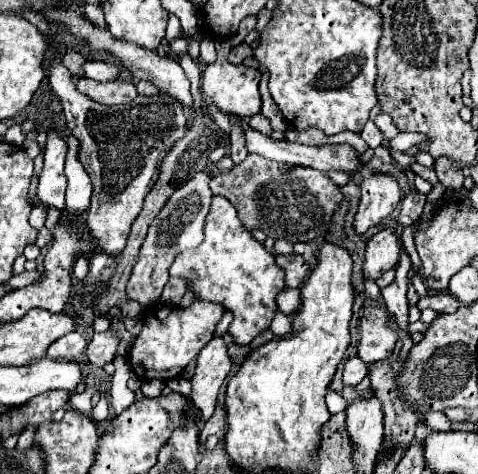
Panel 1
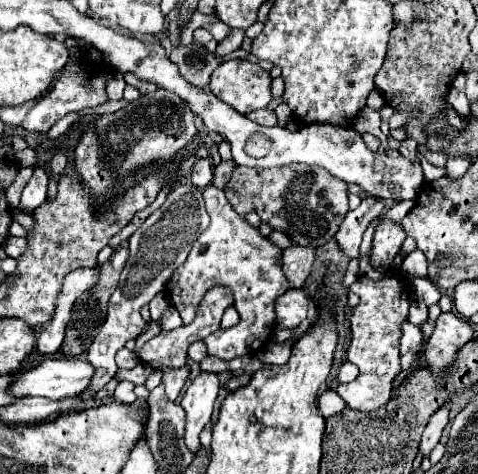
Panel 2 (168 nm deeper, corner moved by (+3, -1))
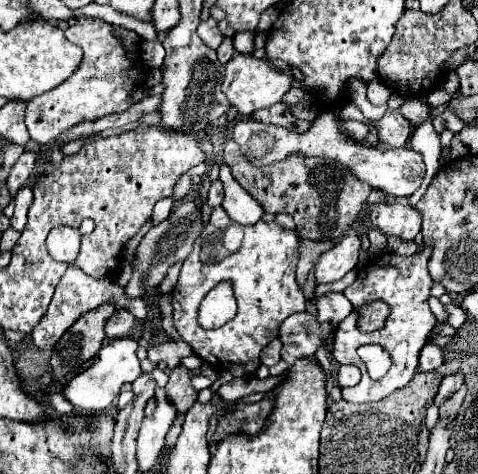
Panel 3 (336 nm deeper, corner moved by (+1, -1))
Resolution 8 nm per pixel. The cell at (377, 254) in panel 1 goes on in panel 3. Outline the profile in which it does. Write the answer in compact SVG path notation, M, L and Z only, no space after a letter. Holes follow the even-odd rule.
M379 203L371 205L369 223L383 231L385 237L399 237L403 241L413 241L421 229L421 215L413 211L407 203Z

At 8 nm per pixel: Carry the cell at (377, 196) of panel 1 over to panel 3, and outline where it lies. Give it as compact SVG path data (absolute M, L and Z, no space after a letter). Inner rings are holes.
M349 231L347 235L343 235L343 239L333 249L323 253L321 259L317 261L315 265L317 283L337 281L347 271L355 269L359 251L361 251L361 235L357 231Z

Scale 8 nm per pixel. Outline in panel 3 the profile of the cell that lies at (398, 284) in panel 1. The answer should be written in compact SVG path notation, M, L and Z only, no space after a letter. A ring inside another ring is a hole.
M427 341L419 353L419 369L421 371L435 371L443 363L443 351L439 345Z

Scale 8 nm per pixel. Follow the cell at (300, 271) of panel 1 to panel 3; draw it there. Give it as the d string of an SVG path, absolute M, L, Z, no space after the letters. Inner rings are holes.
M301 239L299 241L299 265L297 265L297 283L303 285L307 279L307 273L315 267L317 259L333 247L331 241L309 241Z

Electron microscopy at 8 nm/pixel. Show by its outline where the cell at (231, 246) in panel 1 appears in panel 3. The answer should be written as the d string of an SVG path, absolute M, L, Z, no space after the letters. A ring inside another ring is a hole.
M223 207L211 209L209 225L193 253L185 259L179 281L172 292L173 322L177 333L193 351L209 365L231 371L235 377L255 373L259 367L261 349L279 335L279 325L293 313L305 311L305 297L295 281L299 237L295 231L283 229L277 223L255 223L251 227L237 225ZM231 279L237 297L237 317L223 327L205 330L197 323L201 299L215 283Z

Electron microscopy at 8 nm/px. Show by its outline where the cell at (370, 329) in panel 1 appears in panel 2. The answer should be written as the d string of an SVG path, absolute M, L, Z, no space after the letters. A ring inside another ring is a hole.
M387 269L383 277L369 279L361 275L351 287L351 293L359 297L357 307L349 319L351 323L351 343L347 349L347 359L359 367L359 377L353 383L339 385L335 391L345 399L351 409L357 411L375 411L383 407L393 395L393 379L401 373L399 363L399 339L401 339L401 323L409 317L411 303L411 287L407 277L397 269Z

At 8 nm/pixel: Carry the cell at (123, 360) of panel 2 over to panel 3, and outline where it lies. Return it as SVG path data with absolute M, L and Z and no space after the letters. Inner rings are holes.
M131 337L125 339L113 339L111 343L101 347L95 363L85 369L83 373L75 375L71 381L67 381L61 389L61 395L75 407L75 411L83 411L83 413L101 413L105 411L113 399L119 395L121 385L127 381L135 381L143 371L141 371L141 363L135 355L137 349L137 341Z

